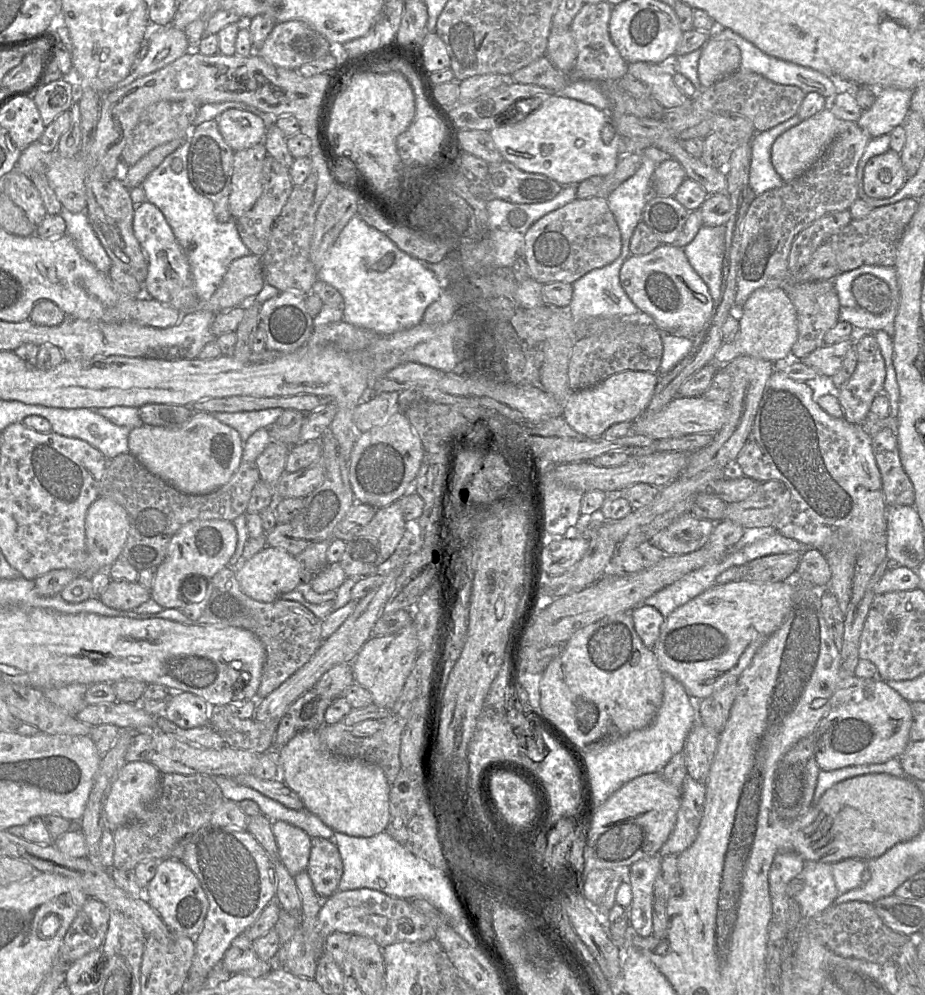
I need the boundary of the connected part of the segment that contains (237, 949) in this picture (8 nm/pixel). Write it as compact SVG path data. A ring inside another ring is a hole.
M244 933L235 937L220 961L224 970L229 973L266 974L276 967L274 962L266 962L256 955L252 942Z

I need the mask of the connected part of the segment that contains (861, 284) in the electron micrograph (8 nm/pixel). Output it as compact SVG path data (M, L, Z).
M861 274L852 282L853 297L843 307L862 307L872 314L881 314L890 305L891 291L886 282L872 274Z

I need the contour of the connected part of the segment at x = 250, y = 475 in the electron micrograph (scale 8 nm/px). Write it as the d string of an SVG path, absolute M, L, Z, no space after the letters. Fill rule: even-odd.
M128 452L108 461L99 497L108 497L125 509L129 532L120 557L140 571L162 563L172 536L186 523L192 520L232 522L245 514L251 492L259 480L256 463L242 461L230 480L217 490L204 495L187 495L151 474Z

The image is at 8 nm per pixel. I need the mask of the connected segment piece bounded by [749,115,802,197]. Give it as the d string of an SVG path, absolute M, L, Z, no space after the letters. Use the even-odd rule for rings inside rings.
M794 115L769 130L757 132L751 140L749 186L755 197L784 184L772 164L771 149L780 135L801 122L802 119Z

